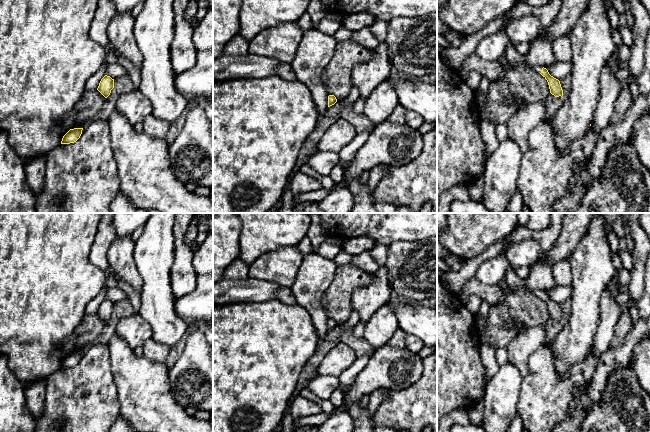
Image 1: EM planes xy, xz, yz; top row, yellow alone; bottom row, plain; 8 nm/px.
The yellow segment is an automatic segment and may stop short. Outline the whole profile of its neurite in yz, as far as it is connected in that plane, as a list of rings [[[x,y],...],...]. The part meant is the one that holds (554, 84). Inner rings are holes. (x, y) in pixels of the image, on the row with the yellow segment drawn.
[[[529,65],[530,69],[540,73],[548,82],[550,93],[555,97],[563,96],[563,90],[560,81],[551,76],[548,70],[544,67]]]

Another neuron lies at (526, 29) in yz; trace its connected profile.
[[[534,14],[512,21],[505,29],[509,39],[508,46],[516,47],[520,43],[533,43],[540,34],[540,29],[541,22]]]

